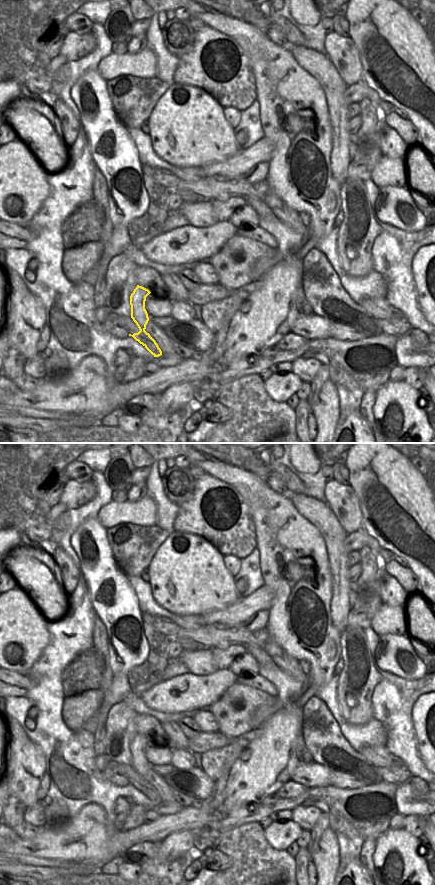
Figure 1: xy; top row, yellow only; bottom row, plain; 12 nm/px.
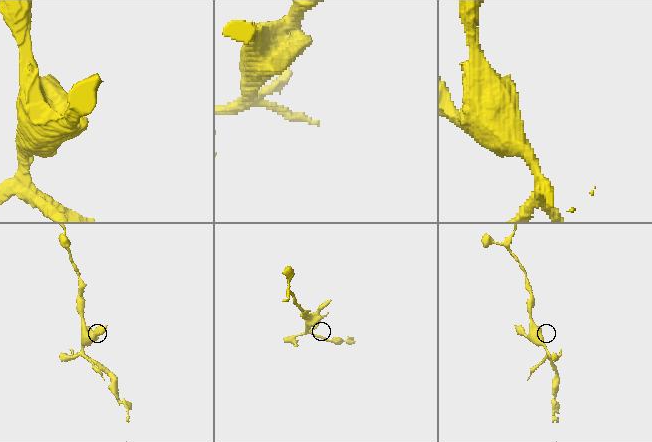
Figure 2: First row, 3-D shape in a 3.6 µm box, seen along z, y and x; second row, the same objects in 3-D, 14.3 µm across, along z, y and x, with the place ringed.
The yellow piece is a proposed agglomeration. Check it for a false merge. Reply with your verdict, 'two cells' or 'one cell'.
two cells

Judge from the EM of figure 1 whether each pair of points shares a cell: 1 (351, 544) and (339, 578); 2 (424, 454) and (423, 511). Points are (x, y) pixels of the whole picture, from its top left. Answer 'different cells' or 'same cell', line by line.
1: different cells
2: different cells

